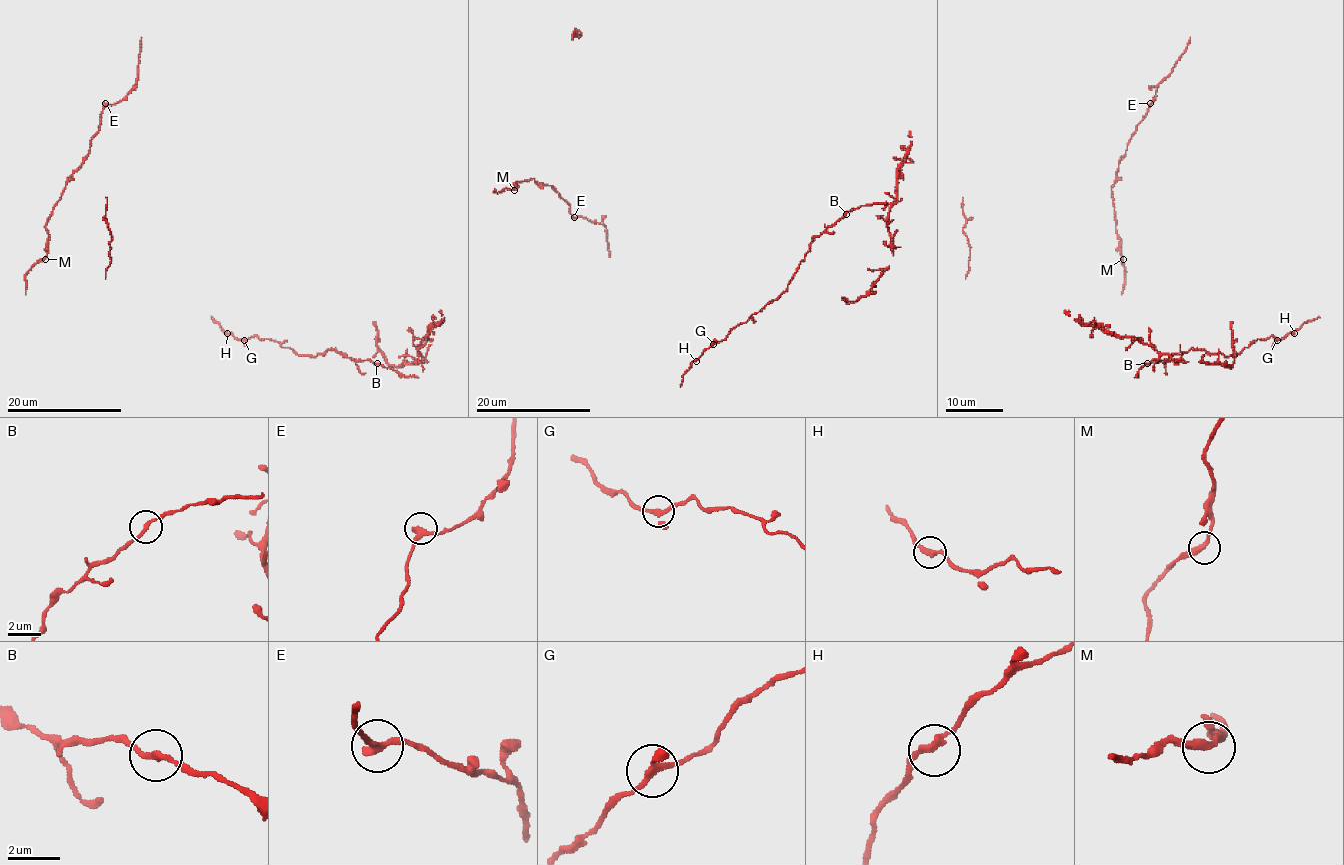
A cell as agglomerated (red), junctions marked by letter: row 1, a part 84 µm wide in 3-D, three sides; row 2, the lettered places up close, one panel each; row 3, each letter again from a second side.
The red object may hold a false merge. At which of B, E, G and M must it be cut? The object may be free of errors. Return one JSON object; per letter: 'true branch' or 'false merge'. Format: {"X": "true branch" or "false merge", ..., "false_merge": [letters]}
{"B": "true branch", "E": "true branch", "G": "true branch", "M": "true branch", "false_merge": []}

